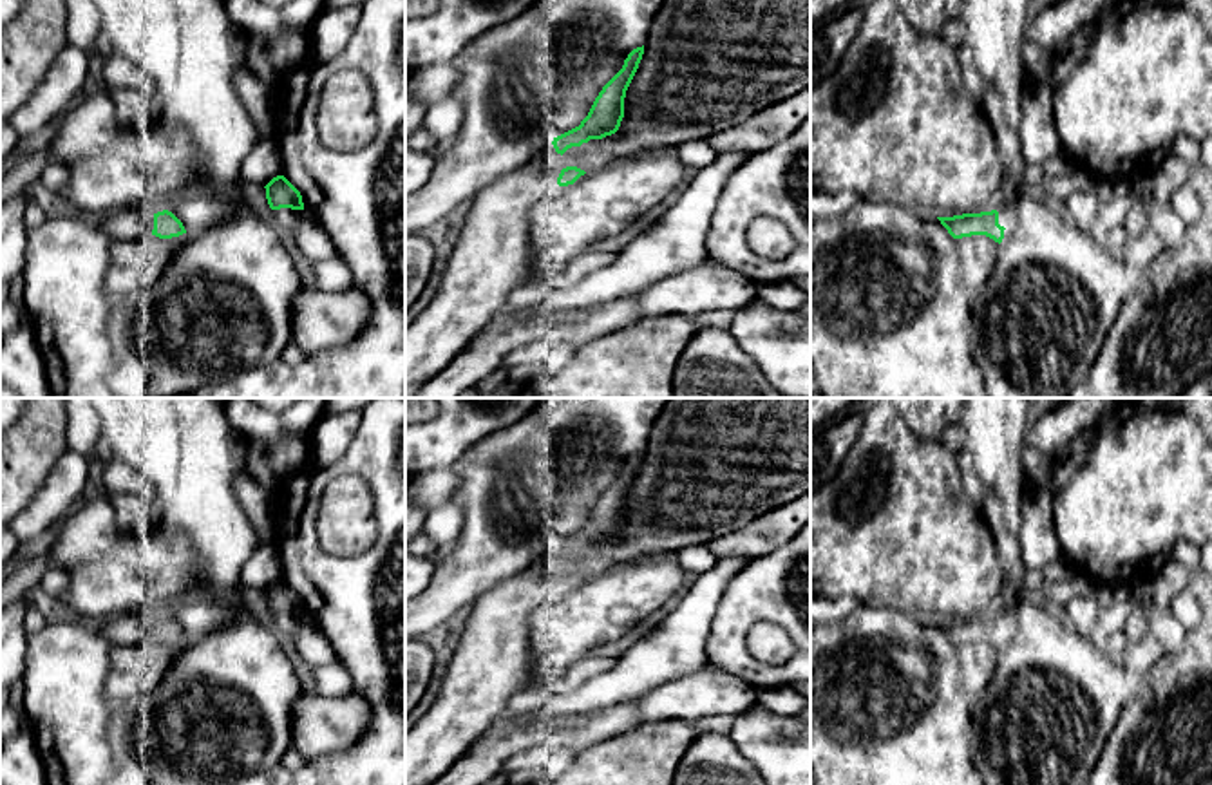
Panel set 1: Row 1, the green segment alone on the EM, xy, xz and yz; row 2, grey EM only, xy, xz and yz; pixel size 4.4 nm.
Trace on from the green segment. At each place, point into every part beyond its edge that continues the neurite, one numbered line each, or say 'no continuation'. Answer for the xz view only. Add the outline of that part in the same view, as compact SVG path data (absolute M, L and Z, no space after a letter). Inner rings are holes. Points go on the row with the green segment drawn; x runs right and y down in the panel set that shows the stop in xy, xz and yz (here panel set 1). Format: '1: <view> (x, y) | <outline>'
1: xz (492, 255) | M548 147L535 156L528 165L499 177L485 190L481 190L469 213L459 224L454 251L443 273L432 302L414 318L405 329L405 389L420 387L440 371L443 371L450 360L459 355L472 338L483 331L488 322L507 306L507 297L512 289L530 284L532 280L532 208L557 192L557 179L552 170L557 156Z

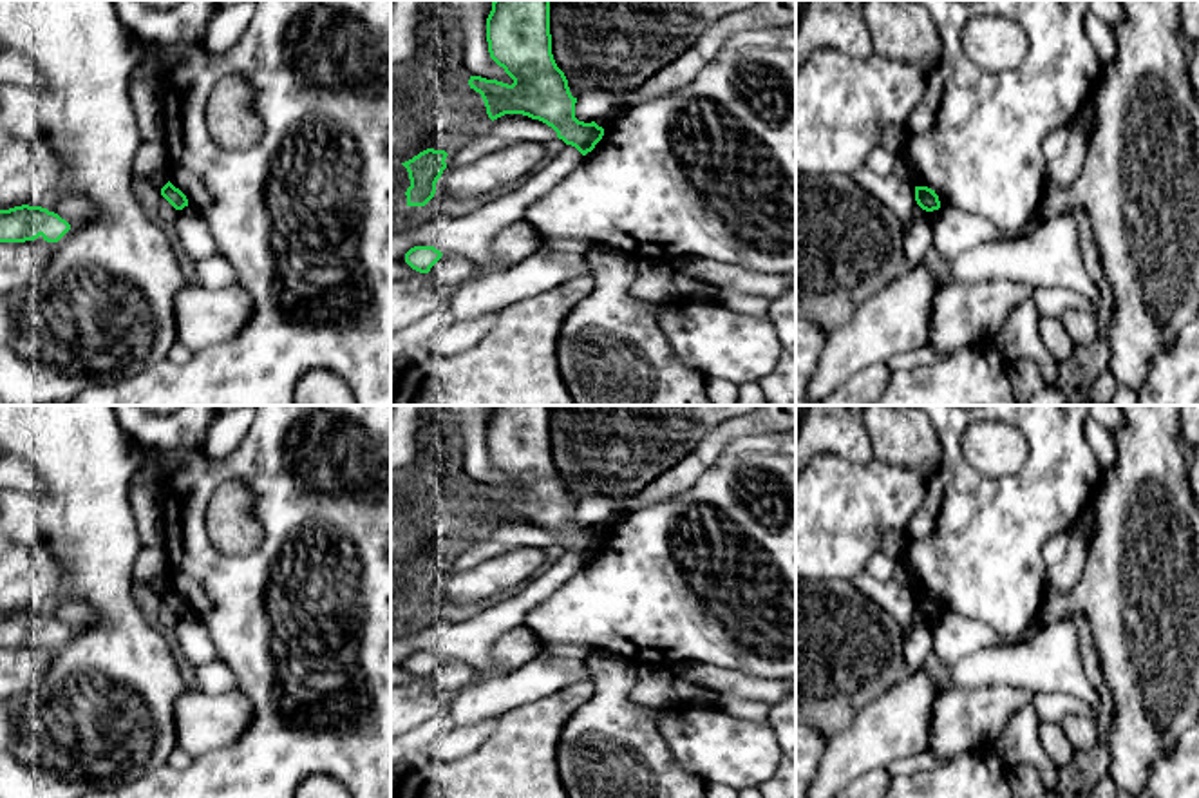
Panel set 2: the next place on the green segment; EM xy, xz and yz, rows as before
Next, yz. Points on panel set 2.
no continuation

